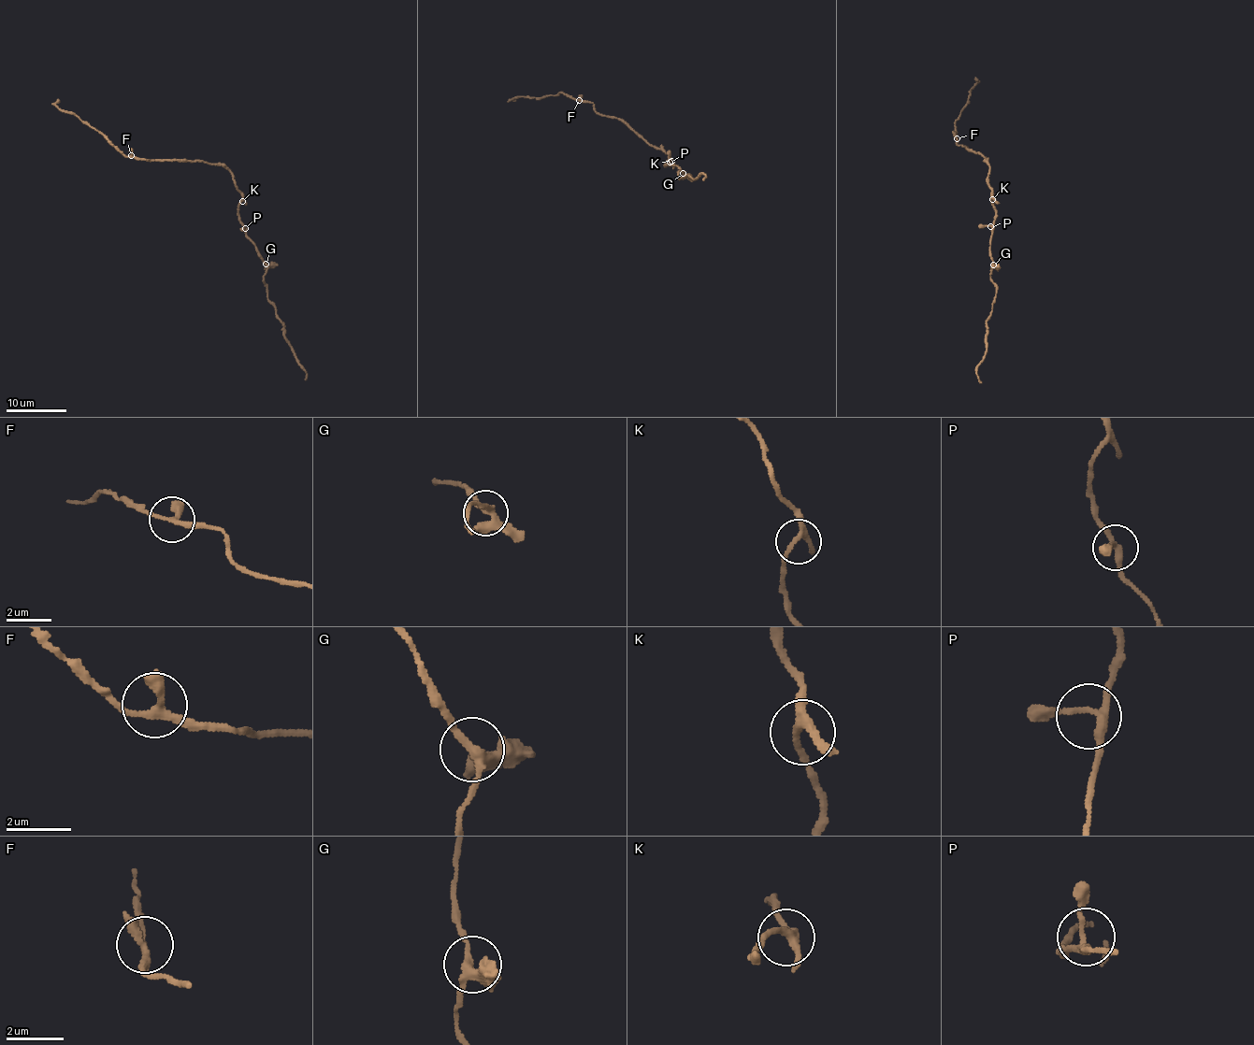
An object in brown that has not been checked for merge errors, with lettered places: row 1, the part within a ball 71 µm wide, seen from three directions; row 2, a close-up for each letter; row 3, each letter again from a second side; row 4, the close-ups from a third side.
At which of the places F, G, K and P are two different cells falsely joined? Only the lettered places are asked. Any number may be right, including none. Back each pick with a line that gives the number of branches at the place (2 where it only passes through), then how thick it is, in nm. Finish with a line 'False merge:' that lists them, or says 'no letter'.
False merge: no letter

